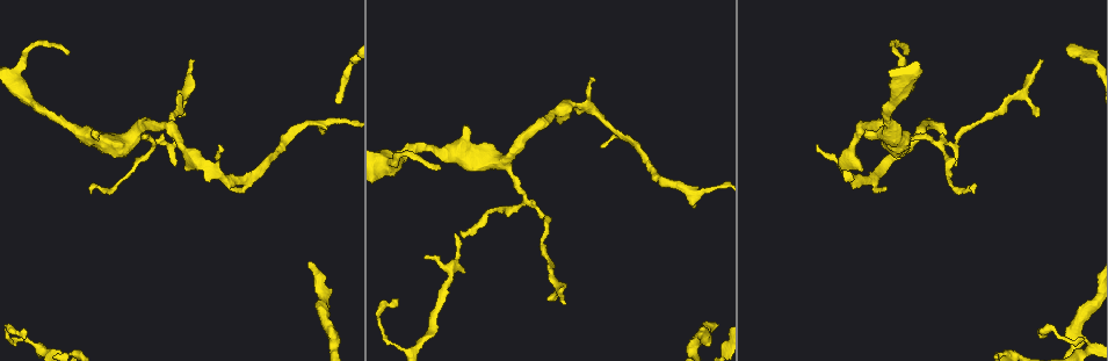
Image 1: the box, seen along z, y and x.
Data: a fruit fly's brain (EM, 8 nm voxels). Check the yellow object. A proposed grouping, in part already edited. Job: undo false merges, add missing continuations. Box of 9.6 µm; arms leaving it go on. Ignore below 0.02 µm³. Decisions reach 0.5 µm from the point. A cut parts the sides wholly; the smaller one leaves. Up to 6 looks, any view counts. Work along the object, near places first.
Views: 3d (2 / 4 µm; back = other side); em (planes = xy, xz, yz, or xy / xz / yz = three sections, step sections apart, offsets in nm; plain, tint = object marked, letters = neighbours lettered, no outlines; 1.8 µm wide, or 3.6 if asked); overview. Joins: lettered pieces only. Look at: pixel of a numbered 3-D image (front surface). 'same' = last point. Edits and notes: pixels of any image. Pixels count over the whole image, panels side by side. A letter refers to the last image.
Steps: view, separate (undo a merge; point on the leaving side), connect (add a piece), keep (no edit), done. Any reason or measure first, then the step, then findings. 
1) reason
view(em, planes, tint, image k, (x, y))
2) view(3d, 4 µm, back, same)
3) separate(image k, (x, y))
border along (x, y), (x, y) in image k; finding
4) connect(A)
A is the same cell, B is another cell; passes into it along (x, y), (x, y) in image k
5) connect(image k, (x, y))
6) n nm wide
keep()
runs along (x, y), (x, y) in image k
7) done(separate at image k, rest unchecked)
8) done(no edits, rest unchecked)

free end
view(3d, 2 µm, image 1, (868, 132))

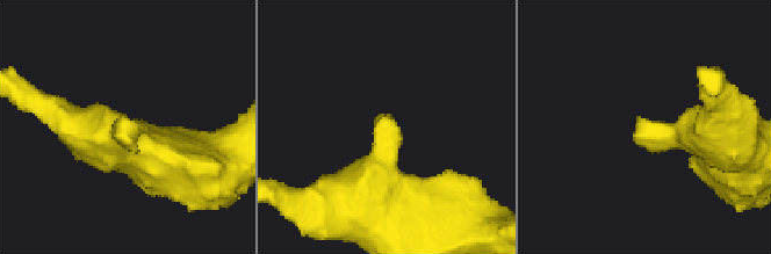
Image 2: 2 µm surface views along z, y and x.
need the tissue
view(em, 3.6 µm, xy, step 16, tint, image 2, (125, 118))

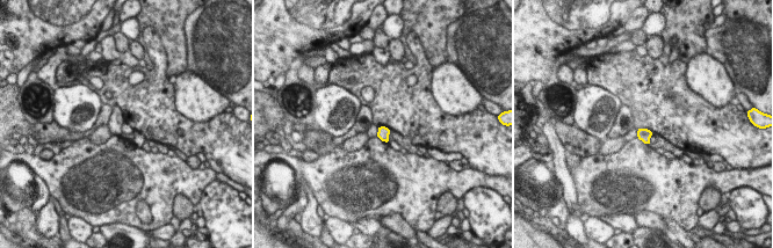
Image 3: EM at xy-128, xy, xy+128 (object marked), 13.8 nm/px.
view(em, 3.6 µm, planes, letters, same)

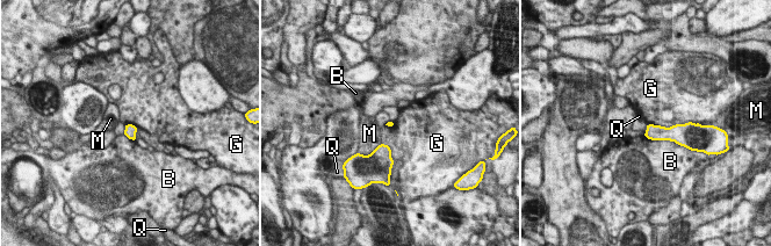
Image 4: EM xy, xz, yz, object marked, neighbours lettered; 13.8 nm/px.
keep()
B, G, M and Q are other cells; border along (690, 121), (669, 127), (647, 124) in image 4; no lettered piece goes on from it

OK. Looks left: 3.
three-way junction
view(em, planes, plain, image 1, (525, 202))

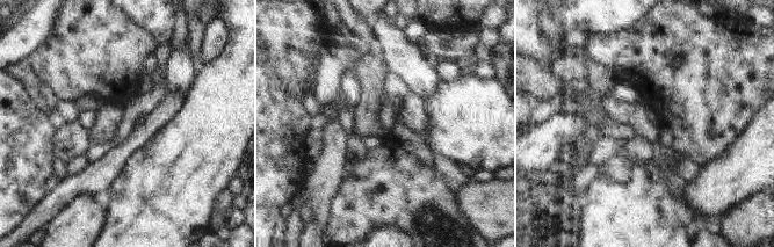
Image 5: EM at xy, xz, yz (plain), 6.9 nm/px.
what lies round it
view(em, planes, letters, same)

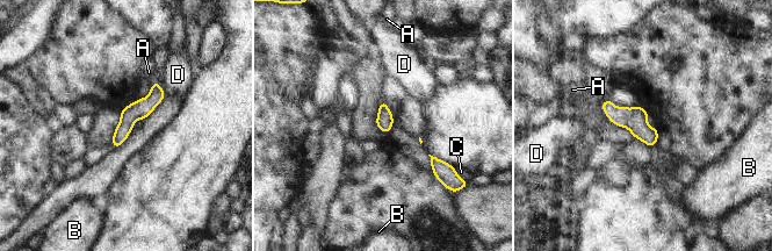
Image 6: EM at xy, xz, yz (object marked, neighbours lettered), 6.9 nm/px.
keep()
A, B, C and D are other cells; runs along (156, 85), (116, 143) in image 6; one neuron here

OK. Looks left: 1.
done(no edits, rest unchecked)

